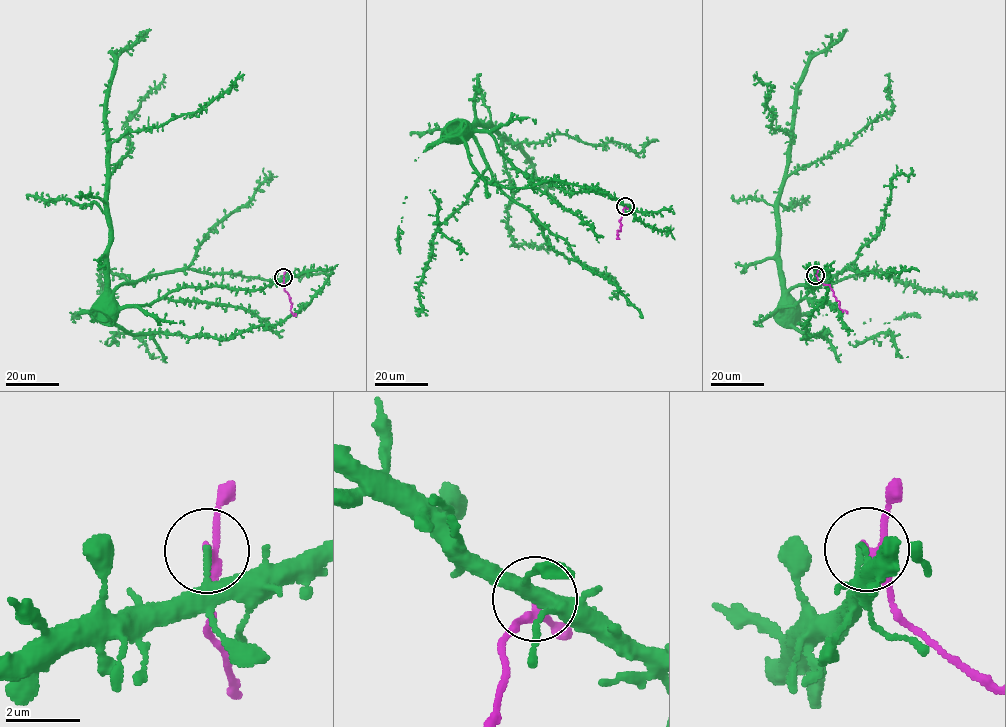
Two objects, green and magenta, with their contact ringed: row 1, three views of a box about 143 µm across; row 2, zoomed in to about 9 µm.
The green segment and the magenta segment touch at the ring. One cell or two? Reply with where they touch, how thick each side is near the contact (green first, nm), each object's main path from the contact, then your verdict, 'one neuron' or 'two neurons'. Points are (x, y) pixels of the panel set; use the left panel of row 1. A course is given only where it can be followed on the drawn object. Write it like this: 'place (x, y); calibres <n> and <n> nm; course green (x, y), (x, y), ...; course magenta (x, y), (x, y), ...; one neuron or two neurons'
place (283, 277); calibres 160 and 190 nm; course green (283, 277), (257, 289), (178, 287), (150, 304), (99, 311); course magenta (283, 277), (285, 290), (292, 304), (290, 310), (296, 316); two neurons

